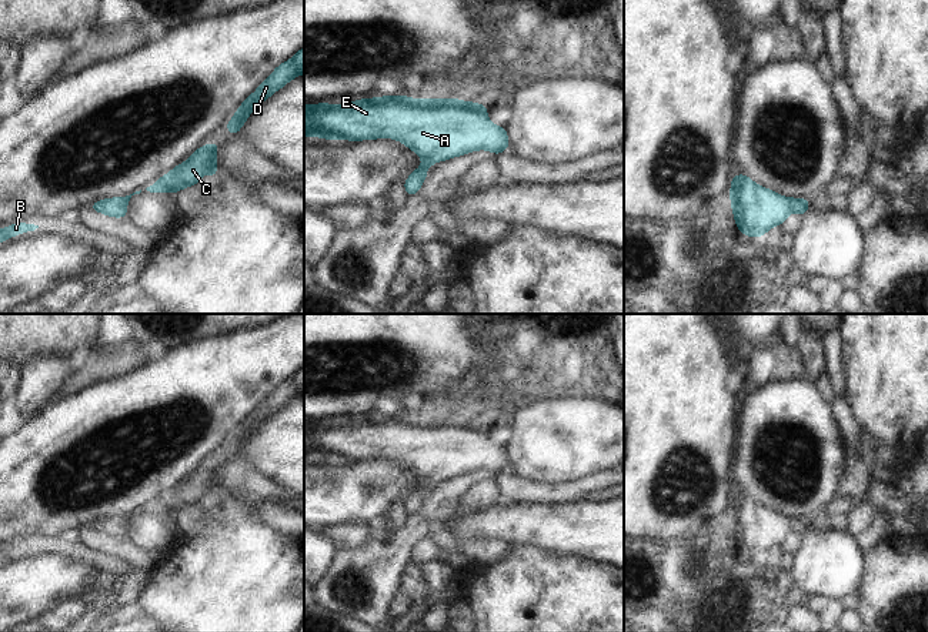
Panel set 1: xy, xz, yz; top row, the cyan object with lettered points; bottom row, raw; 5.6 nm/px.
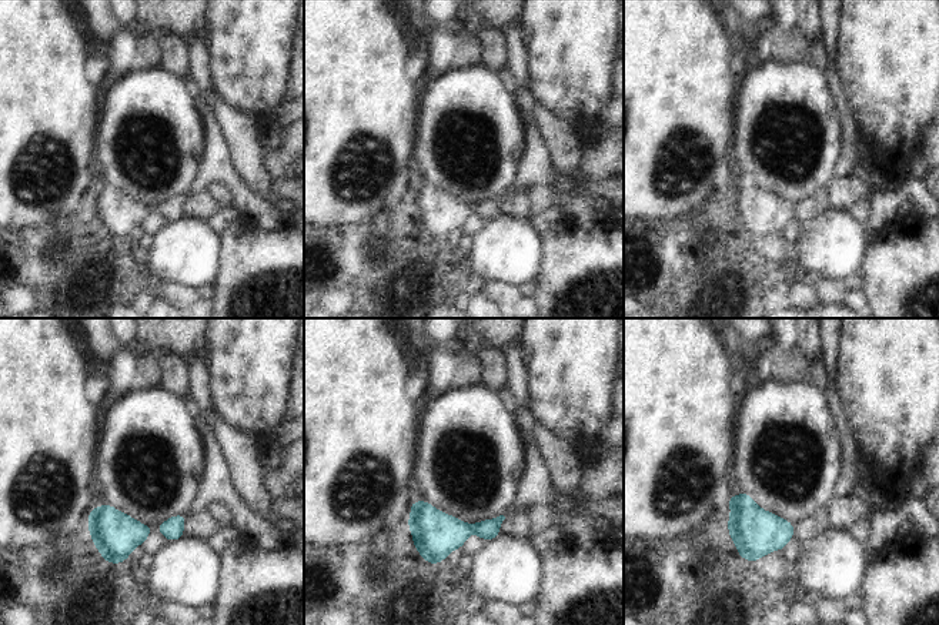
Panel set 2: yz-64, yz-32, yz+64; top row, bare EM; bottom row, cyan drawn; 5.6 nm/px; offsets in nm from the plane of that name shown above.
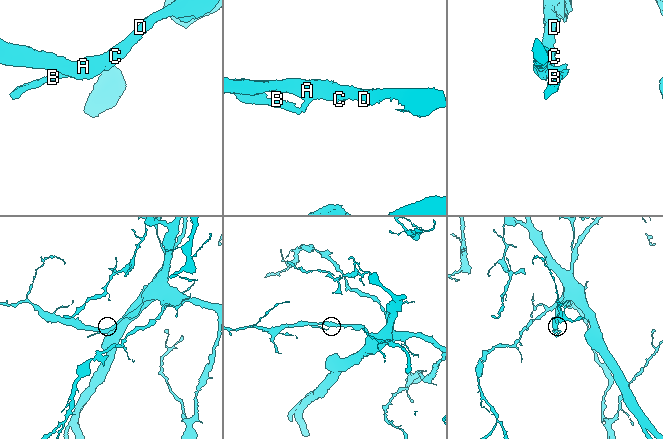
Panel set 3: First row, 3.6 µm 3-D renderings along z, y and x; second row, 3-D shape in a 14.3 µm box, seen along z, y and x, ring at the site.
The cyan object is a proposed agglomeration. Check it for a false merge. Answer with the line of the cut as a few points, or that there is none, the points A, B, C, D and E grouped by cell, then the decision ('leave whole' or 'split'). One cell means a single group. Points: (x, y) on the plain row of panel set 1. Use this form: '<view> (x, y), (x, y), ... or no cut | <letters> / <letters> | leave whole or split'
no cut | A B C D E | leave whole

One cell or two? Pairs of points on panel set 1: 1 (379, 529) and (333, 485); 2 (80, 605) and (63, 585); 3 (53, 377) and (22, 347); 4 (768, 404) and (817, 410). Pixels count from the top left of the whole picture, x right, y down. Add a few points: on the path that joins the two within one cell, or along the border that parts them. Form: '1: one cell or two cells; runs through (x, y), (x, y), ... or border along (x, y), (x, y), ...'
1: two cells; border along (384, 515), (369, 524)
2: two cells; border along (73, 597), (60, 599), (46, 611)
3: two cells; border along (66, 357), (32, 357), (20, 368)
4: one cell; runs through (780, 407), (805, 410)

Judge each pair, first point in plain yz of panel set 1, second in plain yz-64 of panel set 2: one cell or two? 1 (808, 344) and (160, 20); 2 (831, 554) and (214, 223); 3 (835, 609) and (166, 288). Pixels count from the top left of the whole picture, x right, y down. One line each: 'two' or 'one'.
1: two
2: two
3: one

